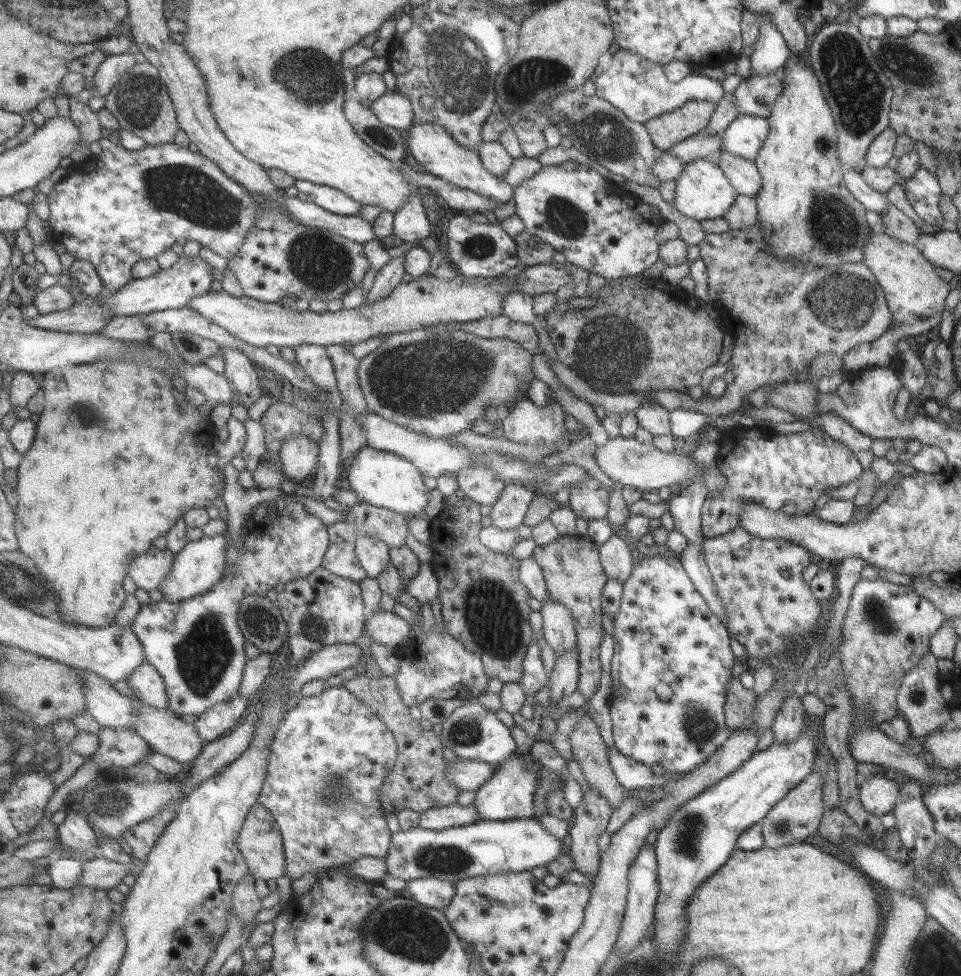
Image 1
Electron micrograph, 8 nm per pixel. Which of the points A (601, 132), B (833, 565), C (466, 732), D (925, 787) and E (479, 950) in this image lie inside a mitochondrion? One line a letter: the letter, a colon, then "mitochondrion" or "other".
A: mitochondrion
B: other
C: mitochondrion
D: other
E: other

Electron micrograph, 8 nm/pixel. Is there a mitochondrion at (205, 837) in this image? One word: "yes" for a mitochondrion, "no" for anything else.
no

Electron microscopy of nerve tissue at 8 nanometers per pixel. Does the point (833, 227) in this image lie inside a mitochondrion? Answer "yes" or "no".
yes

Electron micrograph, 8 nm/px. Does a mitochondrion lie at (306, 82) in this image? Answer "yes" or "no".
yes

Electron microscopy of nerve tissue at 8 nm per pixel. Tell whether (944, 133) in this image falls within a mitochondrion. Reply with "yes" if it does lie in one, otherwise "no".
no

